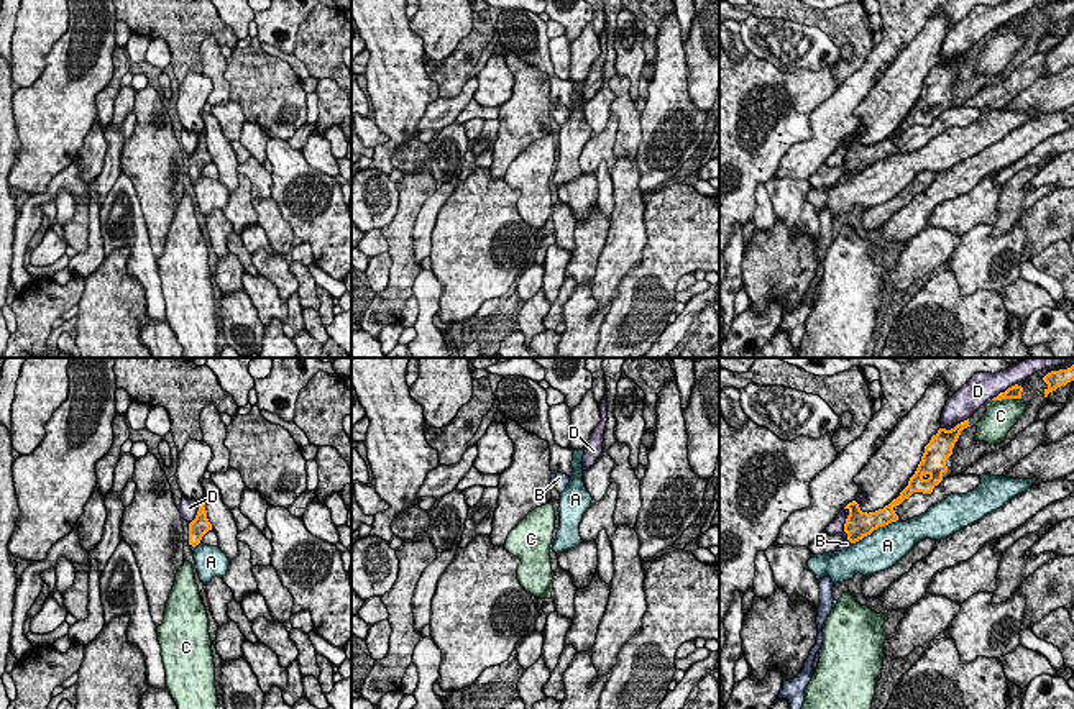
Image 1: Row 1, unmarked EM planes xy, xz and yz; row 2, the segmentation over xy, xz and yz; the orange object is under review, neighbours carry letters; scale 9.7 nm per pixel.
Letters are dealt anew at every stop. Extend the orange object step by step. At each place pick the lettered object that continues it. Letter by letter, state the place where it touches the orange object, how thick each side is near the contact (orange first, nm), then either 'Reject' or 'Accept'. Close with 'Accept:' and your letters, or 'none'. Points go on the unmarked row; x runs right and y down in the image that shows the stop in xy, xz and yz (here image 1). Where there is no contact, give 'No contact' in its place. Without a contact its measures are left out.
A: Touches orange at yz (874, 161). Thickness 260 nm (orange) against 380 nm. Reject
B: Touches orange at yz (848, 169). Thickness 260 nm (orange) against 90 nm. Accept
C: Touches orange at yz (1002, 30). Thickness 130 nm (orange) against 300 nm. Reject
D: Touches orange at yz (954, 59). Thickness 240 nm (orange) against 280 nm. Reject
Accept: B

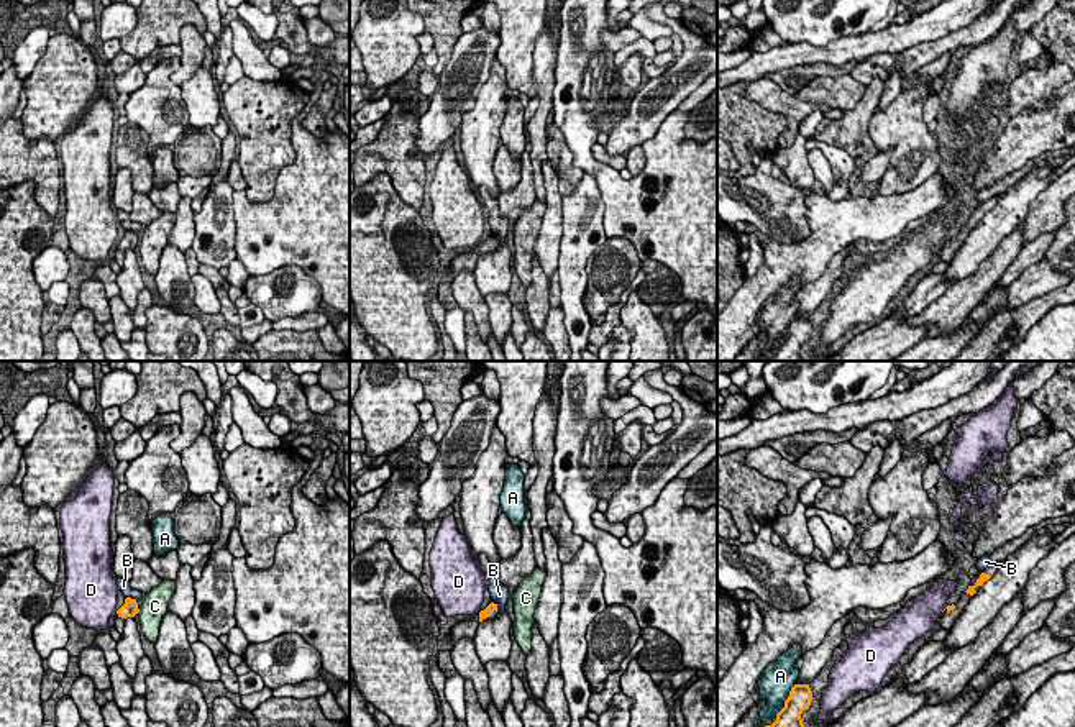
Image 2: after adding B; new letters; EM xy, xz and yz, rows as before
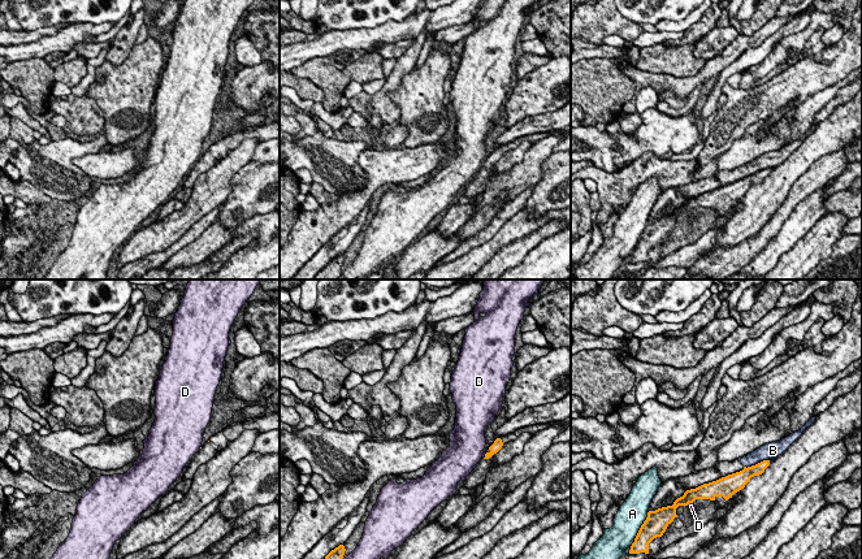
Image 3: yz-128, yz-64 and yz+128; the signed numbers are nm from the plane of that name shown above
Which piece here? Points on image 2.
A: Touches orange at yz (780, 343). Thickness 300 nm (orange) against 300 nm. Reject
B: Touches orange at xz (496, 238). Thickness 90 nm (orange) against 190 nm. Reject
C: Touches orange at xy (138, 243). Thickness 160 nm (orange) against 260 nm. Reject
D: Touches orange at yz (946, 240). Thickness 60 nm (orange) against 280 nm. Reject
Accept: none

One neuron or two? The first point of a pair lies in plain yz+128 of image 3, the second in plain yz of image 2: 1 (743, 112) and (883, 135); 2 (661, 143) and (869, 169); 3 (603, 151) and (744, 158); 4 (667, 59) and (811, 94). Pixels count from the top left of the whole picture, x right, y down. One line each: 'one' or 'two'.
1: one
2: two
3: two
4: one

